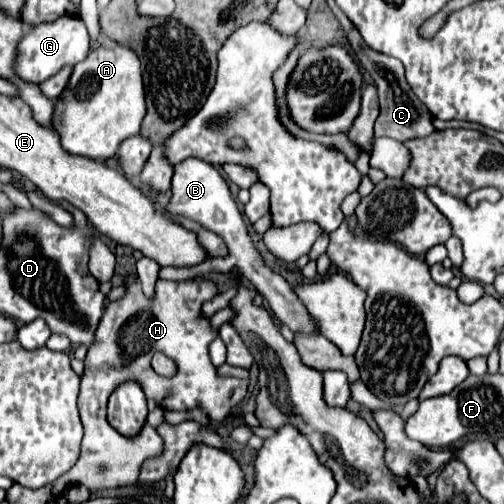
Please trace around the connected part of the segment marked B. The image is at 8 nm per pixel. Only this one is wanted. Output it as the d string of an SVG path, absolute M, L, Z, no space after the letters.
M187 158L183 160L179 166L175 166L173 170L173 178L171 178L171 202L165 206L165 212L171 216L185 216L193 222L199 222L199 226L219 234L227 248L229 248L229 256L225 257L209 257L197 266L189 266L189 268L161 268L159 278L165 280L187 280L187 278L195 278L195 276L205 276L211 272L219 272L219 274L227 274L233 268L239 268L243 278L247 282L251 282L257 292L263 294L263 298L267 300L269 308L273 310L273 314L277 316L277 320L285 326L291 328L291 332L299 332L299 334L315 334L317 326L313 322L313 318L309 316L307 308L303 308L303 302L295 296L293 288L289 286L289 282L285 278L281 278L277 272L273 272L259 256L259 252L255 250L249 234L247 234L247 226L243 222L243 216L235 204L235 200L231 198L229 186L223 180L223 176L207 162L197 160L197 158Z

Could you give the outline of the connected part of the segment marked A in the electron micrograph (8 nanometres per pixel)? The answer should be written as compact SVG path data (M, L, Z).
M99 46L91 50L83 62L73 66L67 88L61 92L61 96L55 102L55 112L51 122L55 126L55 132L61 136L61 146L69 154L81 154L105 162L117 154L119 144L125 138L139 134L143 118L145 118L145 92L141 78L141 62L137 54L127 46L113 46L113 48Z

